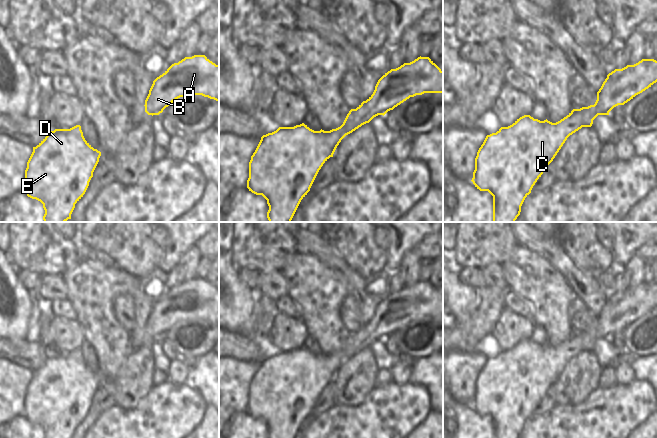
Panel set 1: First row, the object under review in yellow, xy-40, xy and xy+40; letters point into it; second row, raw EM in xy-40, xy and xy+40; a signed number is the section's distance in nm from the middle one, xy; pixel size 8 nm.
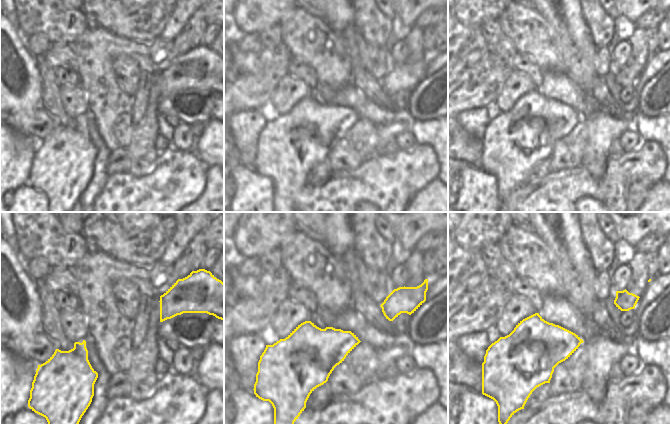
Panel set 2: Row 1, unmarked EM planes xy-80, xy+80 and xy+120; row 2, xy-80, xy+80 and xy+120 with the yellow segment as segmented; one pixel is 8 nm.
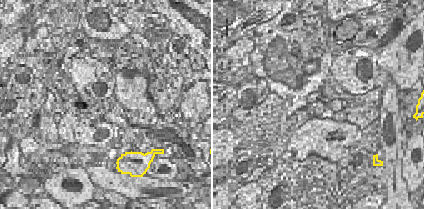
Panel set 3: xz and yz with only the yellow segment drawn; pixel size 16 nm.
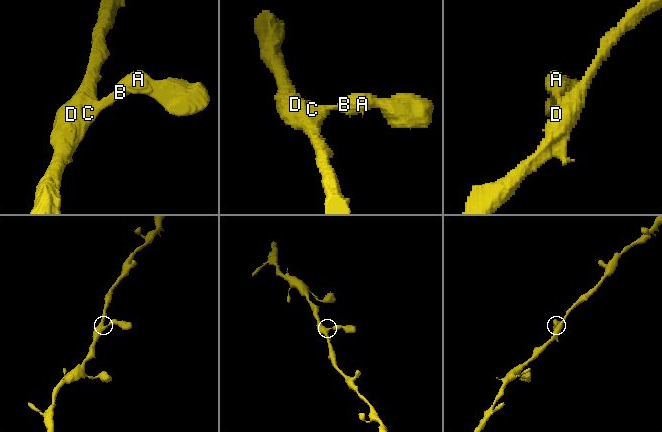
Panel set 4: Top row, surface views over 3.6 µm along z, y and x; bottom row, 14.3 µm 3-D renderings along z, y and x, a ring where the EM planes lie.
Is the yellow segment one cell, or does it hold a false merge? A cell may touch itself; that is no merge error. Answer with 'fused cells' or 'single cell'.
single cell

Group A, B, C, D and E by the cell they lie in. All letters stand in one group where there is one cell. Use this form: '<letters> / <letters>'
A B C D E

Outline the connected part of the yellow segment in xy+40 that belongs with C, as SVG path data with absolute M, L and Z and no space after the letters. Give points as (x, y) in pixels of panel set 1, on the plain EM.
M642 283L634 289L627 289L622 293L615 293L609 297L597 316L597 324L594 329L573 333L566 341L556 347L552 347L547 343L540 345L530 339L524 339L512 349L501 351L496 357L487 359L479 372L475 382L475 394L471 405L477 413L488 415L493 420L493 438L520 438L525 422L531 417L533 410L541 401L545 392L553 385L570 359L582 351L591 351L593 344L598 339L609 339L609 336L614 331L624 329L656 306L657 285L654 283Z

